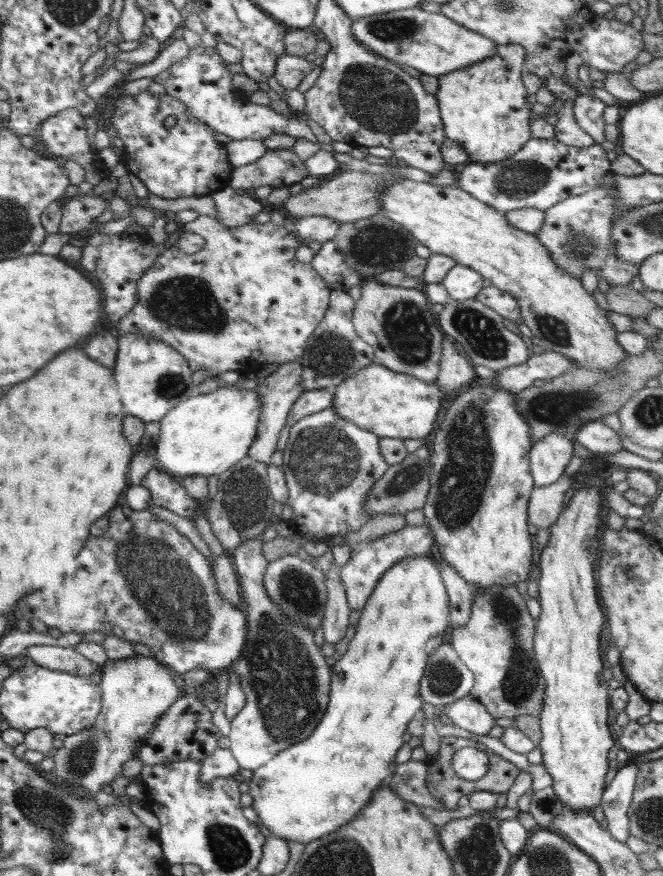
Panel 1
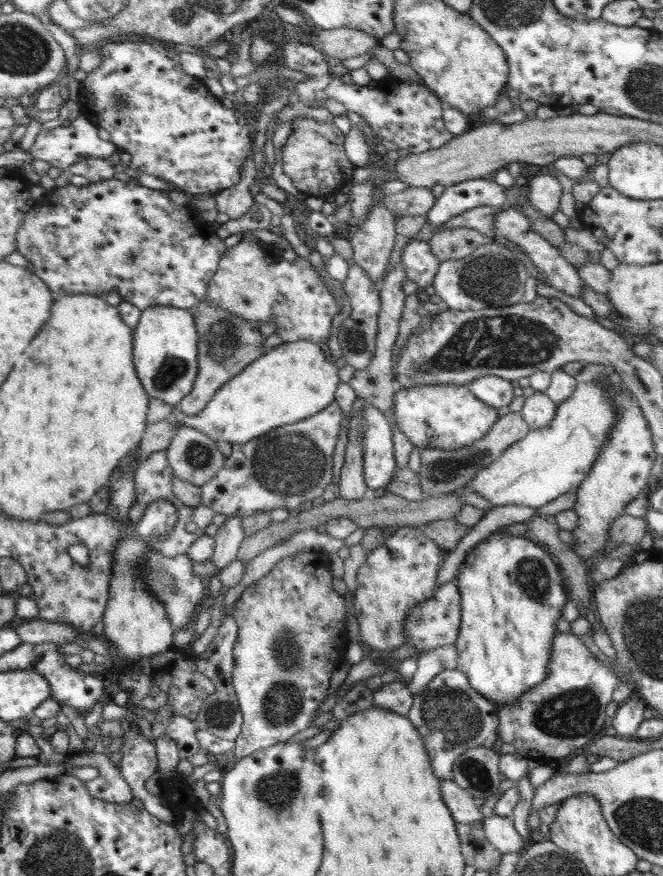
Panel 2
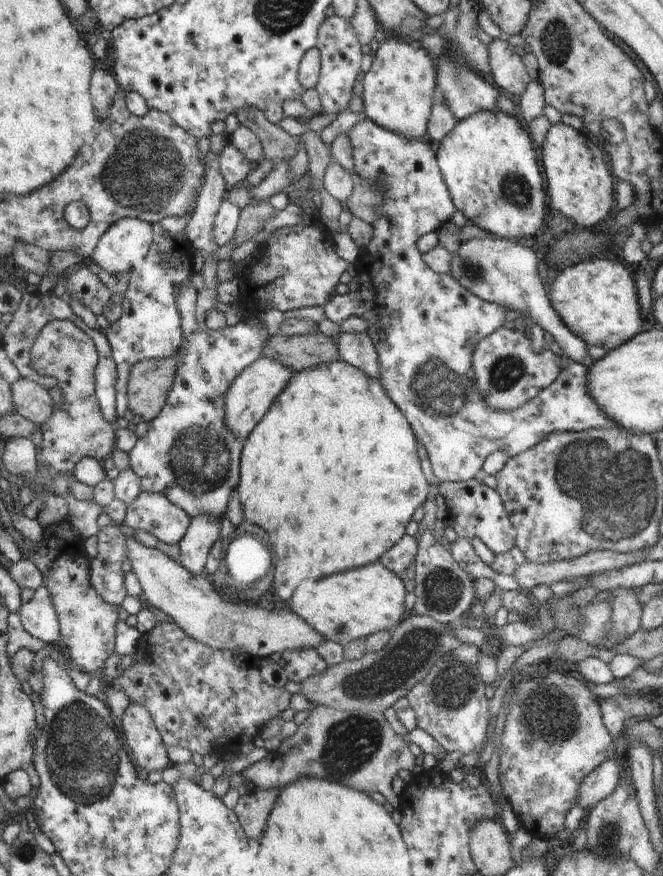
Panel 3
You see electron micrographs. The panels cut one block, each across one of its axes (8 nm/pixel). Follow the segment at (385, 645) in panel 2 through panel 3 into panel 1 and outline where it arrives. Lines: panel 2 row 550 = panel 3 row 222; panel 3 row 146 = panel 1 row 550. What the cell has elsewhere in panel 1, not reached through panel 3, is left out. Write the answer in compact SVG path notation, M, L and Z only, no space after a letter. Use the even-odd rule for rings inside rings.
M409 526L393 531L372 541L361 541L351 545L350 558L340 567L341 581L346 600L351 611L362 611L380 577L394 564L412 556L431 556L435 554L435 541L431 529L423 526Z

